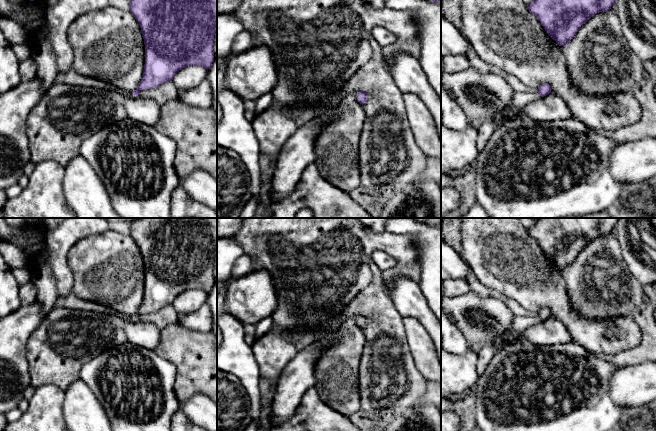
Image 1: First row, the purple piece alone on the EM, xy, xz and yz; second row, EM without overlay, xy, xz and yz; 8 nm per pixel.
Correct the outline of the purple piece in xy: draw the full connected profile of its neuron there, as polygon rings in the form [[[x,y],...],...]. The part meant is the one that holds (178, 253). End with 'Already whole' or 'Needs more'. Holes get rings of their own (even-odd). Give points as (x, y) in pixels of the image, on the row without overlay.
[[[140,218],[130,222],[130,235],[138,245],[145,268],[144,296],[137,313],[129,317],[136,323],[142,314],[156,312],[173,304],[175,298],[191,289],[208,294],[214,285],[213,262],[217,255],[217,218]]]. Needs more

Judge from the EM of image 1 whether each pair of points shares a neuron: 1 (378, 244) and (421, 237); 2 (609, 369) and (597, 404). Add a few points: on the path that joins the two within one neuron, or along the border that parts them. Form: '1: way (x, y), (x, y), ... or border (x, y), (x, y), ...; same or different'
1: border (390, 231), (410, 236), (417, 251), (418, 261); different
2: way (603, 378), (603, 386), (597, 392), (597, 395); same

